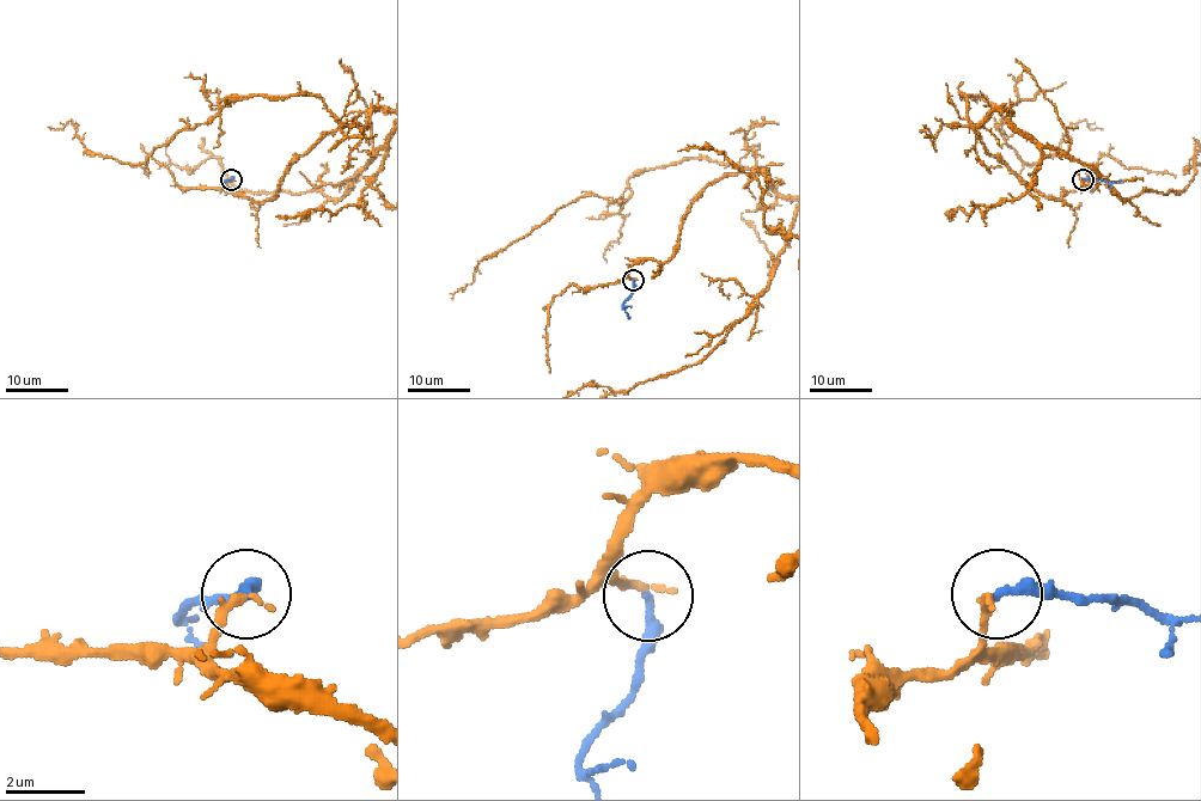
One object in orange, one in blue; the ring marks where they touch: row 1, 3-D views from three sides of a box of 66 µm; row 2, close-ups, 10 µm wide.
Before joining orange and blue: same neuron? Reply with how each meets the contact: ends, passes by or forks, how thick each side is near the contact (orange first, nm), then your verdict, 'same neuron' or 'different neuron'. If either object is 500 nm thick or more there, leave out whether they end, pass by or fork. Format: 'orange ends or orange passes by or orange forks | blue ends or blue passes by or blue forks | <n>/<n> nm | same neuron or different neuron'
orange ends | blue ends | 240/280 nm | same neuron

